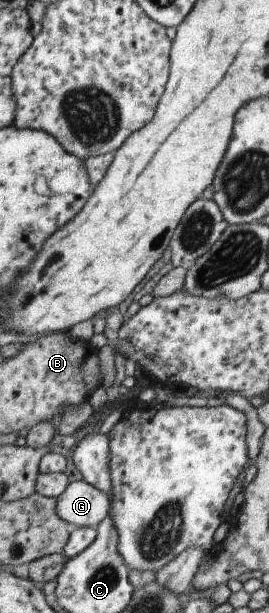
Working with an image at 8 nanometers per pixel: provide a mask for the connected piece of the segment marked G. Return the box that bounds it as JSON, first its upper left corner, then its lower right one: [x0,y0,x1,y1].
[55,479,109,528]

